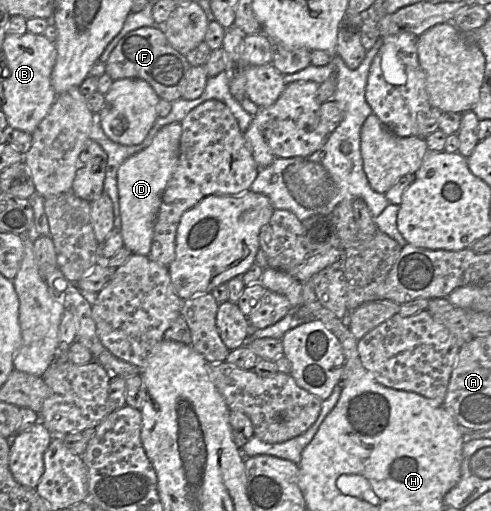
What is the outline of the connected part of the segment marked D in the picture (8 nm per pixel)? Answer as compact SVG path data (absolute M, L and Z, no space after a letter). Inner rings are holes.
M179 122L162 127L147 148L129 157L119 167L117 181L121 233L124 246L133 254L150 254L162 195L178 164L181 134Z

